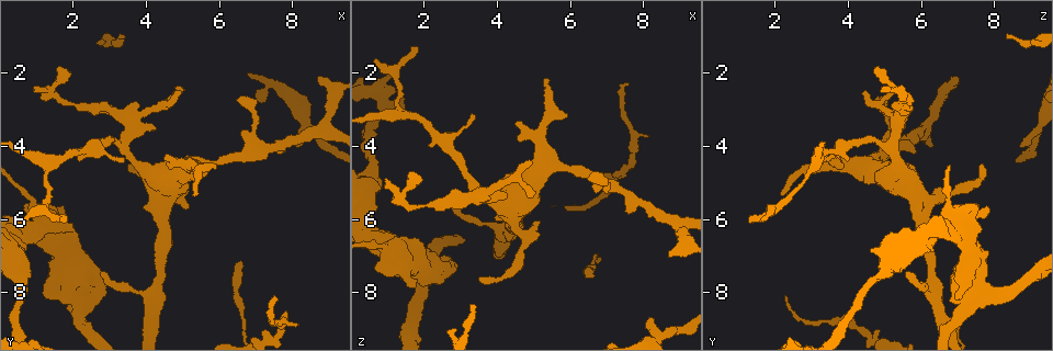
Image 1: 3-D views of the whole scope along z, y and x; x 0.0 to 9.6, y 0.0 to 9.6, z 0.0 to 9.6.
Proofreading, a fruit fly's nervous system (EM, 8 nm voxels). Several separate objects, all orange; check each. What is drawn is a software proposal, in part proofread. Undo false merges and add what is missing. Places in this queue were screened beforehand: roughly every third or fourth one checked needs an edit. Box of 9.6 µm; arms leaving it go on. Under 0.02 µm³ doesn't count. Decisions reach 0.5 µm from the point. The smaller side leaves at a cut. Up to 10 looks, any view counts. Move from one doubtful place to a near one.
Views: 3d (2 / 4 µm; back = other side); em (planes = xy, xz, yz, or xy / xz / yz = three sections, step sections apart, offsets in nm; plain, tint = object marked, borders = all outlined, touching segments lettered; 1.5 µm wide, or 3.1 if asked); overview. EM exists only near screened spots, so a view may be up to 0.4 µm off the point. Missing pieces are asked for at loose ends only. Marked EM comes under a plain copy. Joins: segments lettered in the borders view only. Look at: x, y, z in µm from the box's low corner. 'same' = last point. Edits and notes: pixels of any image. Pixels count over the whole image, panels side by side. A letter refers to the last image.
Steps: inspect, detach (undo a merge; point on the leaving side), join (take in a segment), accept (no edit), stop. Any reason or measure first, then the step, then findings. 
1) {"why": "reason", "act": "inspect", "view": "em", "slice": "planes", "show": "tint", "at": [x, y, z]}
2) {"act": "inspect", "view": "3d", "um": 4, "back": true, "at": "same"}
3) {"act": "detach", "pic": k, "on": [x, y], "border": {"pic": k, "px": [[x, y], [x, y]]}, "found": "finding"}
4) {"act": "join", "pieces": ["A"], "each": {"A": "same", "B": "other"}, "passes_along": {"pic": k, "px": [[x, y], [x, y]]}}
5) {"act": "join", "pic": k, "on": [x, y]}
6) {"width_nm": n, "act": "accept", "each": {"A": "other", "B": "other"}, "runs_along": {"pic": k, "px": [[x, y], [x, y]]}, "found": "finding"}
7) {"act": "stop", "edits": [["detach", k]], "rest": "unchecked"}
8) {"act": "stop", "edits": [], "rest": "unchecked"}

{"why": "thick end", "act": "inspect", "view": "3d", "um": 4, "at": [2.95, 8.05, 7.30]}

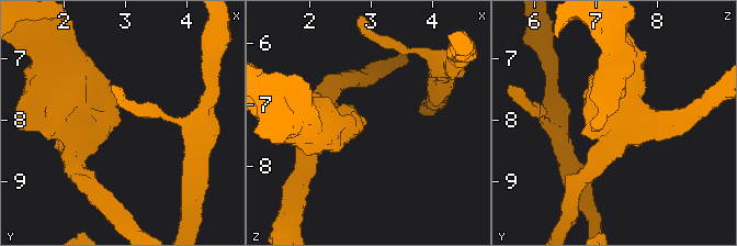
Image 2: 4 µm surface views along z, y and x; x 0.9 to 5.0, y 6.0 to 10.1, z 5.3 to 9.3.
{"act": "inspect", "view": "em", "slice": "planes", "show": "borders", "at": [2.95, 8.05, 7.25]}

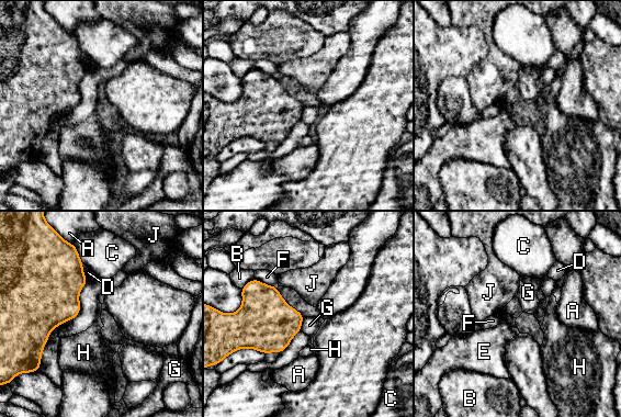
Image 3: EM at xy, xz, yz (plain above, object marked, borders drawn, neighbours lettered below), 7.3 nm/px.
{"act": "accept", "each": {"A": "other", "B": "other", "C": "other", "D": "other", "E": "other", "F": "other", "G": "other", "H": "other", "J": "other"}, "border": {"pic": 3, "px": [[304, 317], [300, 330]]}, "found": "no lettered segment goes on from it"}

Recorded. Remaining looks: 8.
{"act": "inspect", "view": "em", "slice": "xz", "step": 4, "show": "borders", "at": [3.50, 4.50, 7.70]}

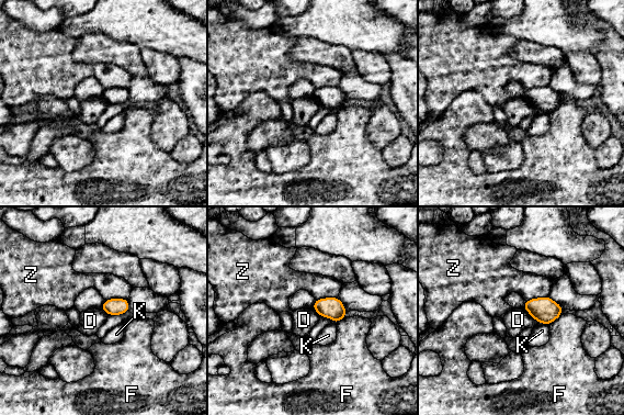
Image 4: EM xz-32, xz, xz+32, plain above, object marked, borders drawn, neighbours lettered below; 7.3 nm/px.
{"act": "accept", "each": {"D": "other", "F": "other", "K": "other", "Z": "other"}, "border": {"pic": 4, "px": [[522, 307], [539, 322]]}, "found": "no lettered segment goes on from it"}

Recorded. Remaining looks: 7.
{"why": "branch stops here", "act": "inspect", "view": "3d", "um": 2, "at": [8.30, 3.95, 8.75]}

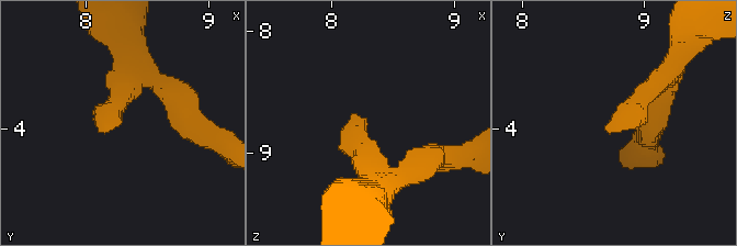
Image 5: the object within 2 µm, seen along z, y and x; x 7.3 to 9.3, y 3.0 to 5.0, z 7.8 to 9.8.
{"why": "now the EM", "act": "inspect", "view": "em", "slice": "planes", "show": "borders", "at": [8.22, 4.02, 8.70]}

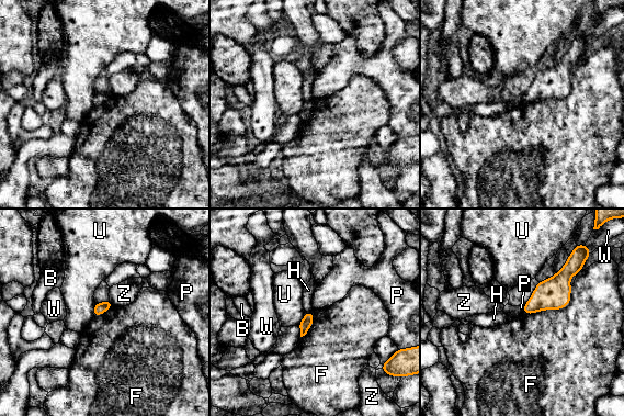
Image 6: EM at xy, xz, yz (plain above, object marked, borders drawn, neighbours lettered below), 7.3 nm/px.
{"longest_contact_nm": ["F", 400], "act": "accept", "each": {"B": "other", "F": "other", "H": "other", "P": "other", "U": "other", "W": "other", "Z": "other"}, "found": "no lettered segment goes on from it"}

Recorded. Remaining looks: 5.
{"why": "branch stops here", "act": "inspect", "view": "em", "slice": "planes", "show": "borders", "at": [0.70, 6.00, 1.60]}

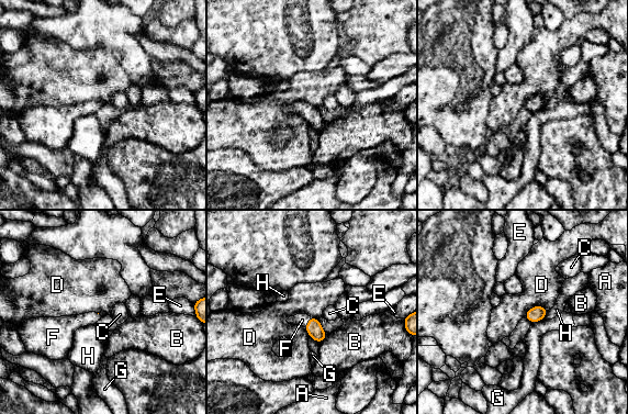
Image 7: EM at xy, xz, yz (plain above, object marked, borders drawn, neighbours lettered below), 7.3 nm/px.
{"longest_contact_nm": ["D", 190], "act": "join", "pieces": ["F"], "each": {"A": "other", "B": "other", "C": "other", "D": "other", "E": "other", "F": "same", "G": "other", "H": "other"}, "found": "it goes on there"}

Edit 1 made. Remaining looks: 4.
{"act": "stop", "edits": [["join", 7]], "rest": "unchecked"}

